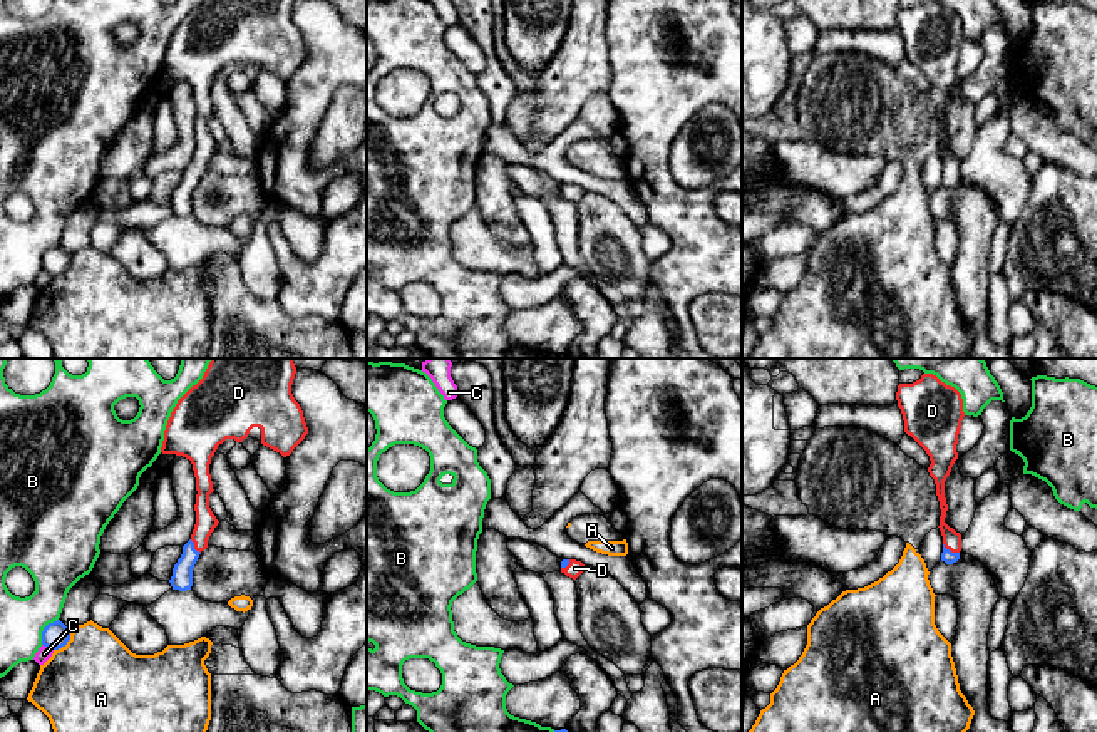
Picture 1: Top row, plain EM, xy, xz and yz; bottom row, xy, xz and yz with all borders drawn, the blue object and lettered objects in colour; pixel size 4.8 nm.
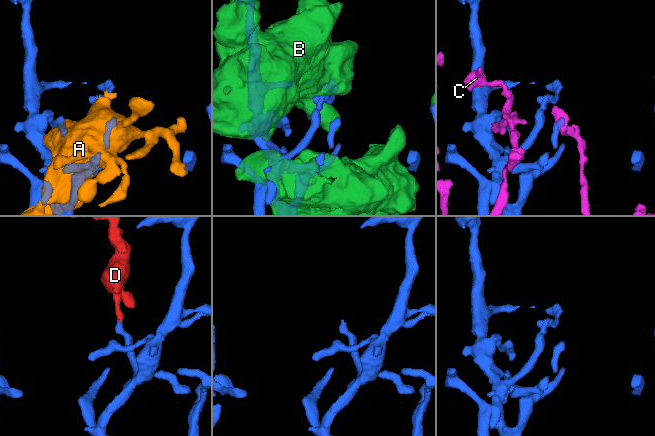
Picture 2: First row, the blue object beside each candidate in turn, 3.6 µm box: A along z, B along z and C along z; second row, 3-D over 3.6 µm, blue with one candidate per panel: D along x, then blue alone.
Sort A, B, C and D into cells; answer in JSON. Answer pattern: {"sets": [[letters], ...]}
{"sets": [["A"], ["B"], ["C"], ["D"]]}

